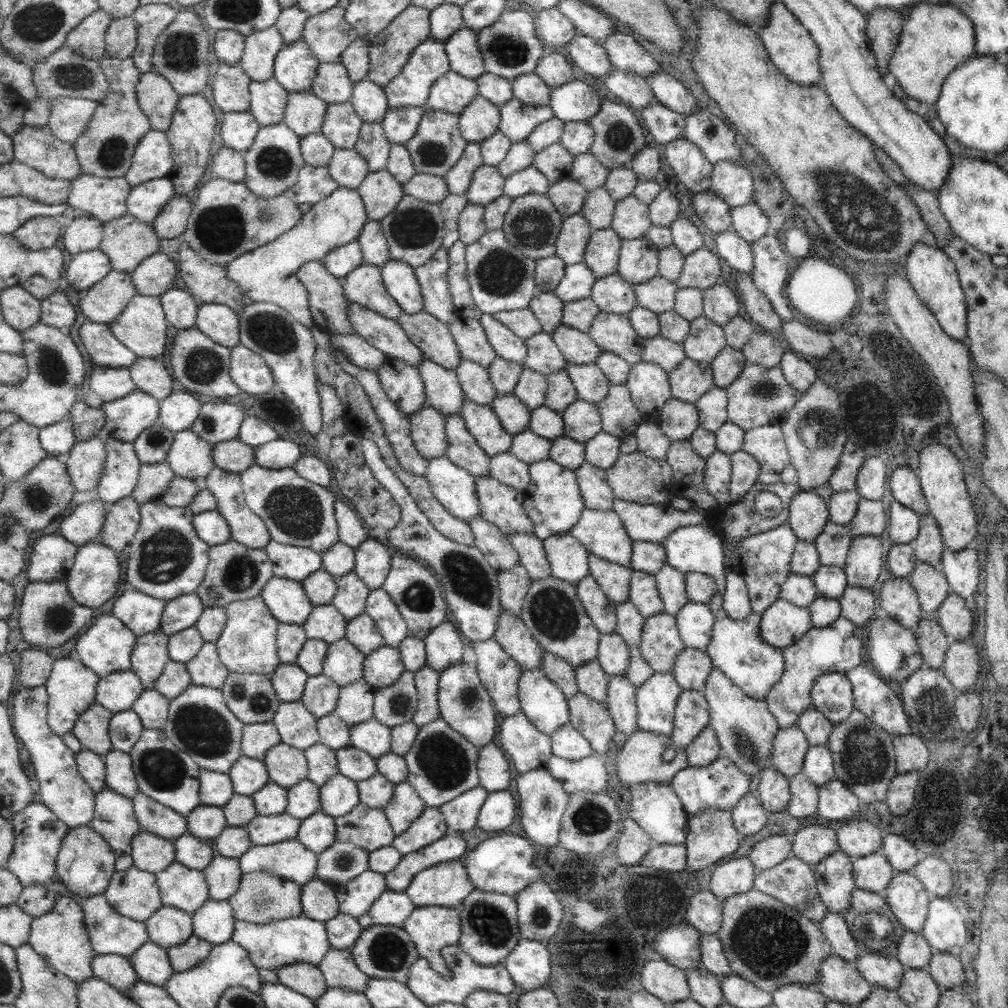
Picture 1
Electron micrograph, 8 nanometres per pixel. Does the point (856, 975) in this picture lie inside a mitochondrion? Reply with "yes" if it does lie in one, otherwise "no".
no

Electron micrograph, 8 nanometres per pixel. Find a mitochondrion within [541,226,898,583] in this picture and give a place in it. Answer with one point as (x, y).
(812, 422)

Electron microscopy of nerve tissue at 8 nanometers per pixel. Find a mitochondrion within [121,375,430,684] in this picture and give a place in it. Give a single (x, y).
(163, 556)

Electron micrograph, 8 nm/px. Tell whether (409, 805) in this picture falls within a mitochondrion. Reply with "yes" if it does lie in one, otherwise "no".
no

